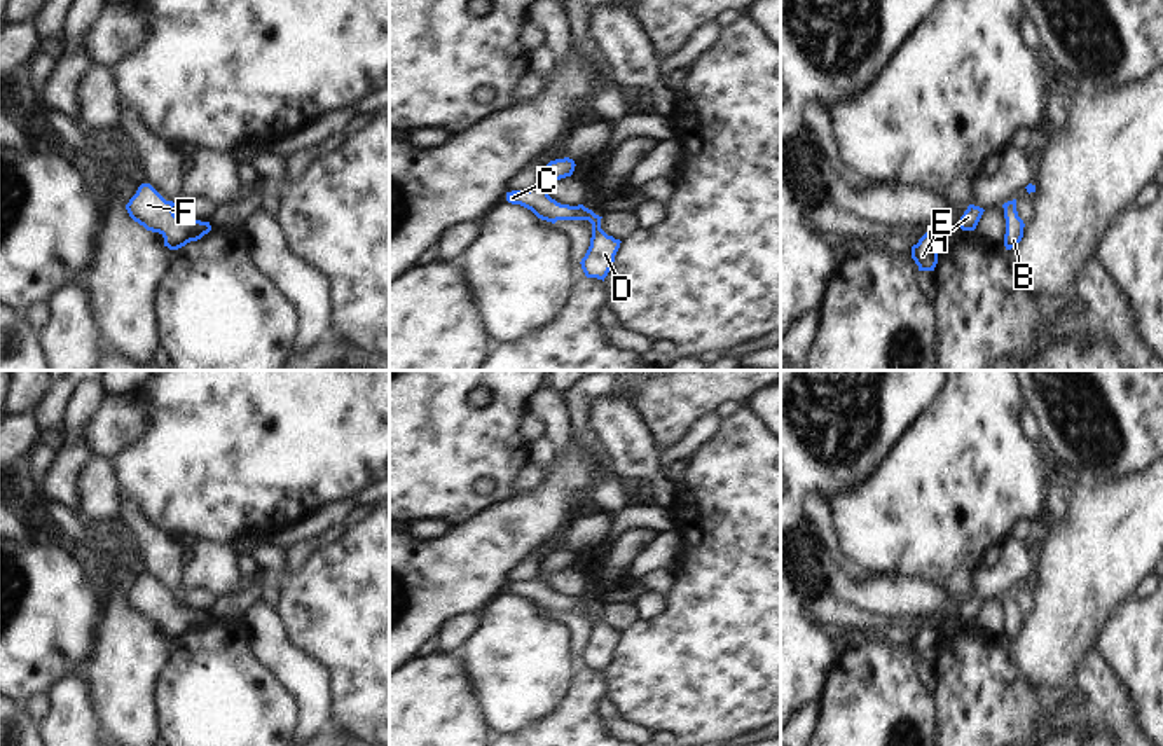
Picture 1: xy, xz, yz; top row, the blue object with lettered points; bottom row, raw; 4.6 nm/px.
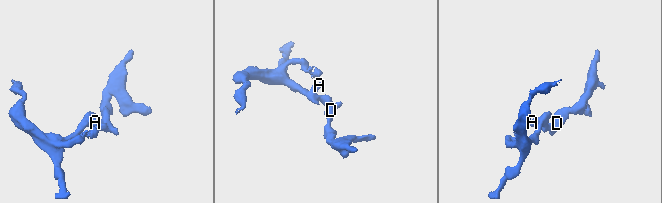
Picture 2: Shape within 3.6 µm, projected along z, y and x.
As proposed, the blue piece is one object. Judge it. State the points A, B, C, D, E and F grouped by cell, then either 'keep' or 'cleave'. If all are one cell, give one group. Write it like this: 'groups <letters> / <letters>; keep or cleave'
groups A B C D E F; keep

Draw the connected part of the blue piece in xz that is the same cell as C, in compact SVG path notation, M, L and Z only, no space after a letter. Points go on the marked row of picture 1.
M569 157L550 161L541 171L540 182L529 190L506 192L506 201L531 210L538 218L555 224L557 220L588 220L592 224L590 246L582 259L582 269L587 278L602 280L608 276L615 255L620 248L620 239L608 236L601 229L601 218L583 204L569 206L552 199L545 189L548 182L571 176L575 161Z

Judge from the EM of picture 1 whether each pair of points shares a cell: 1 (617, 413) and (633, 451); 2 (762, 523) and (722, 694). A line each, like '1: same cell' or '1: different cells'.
1: same cell
2: same cell

